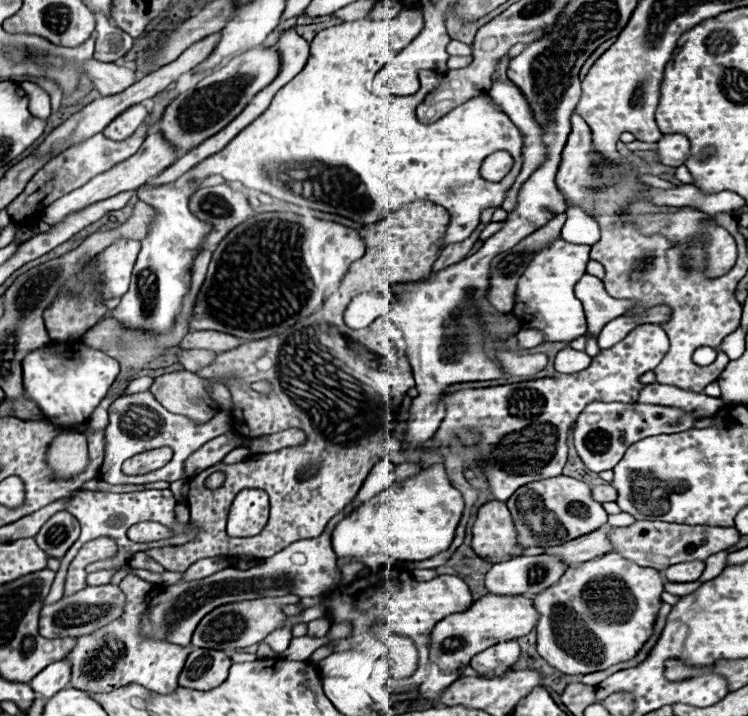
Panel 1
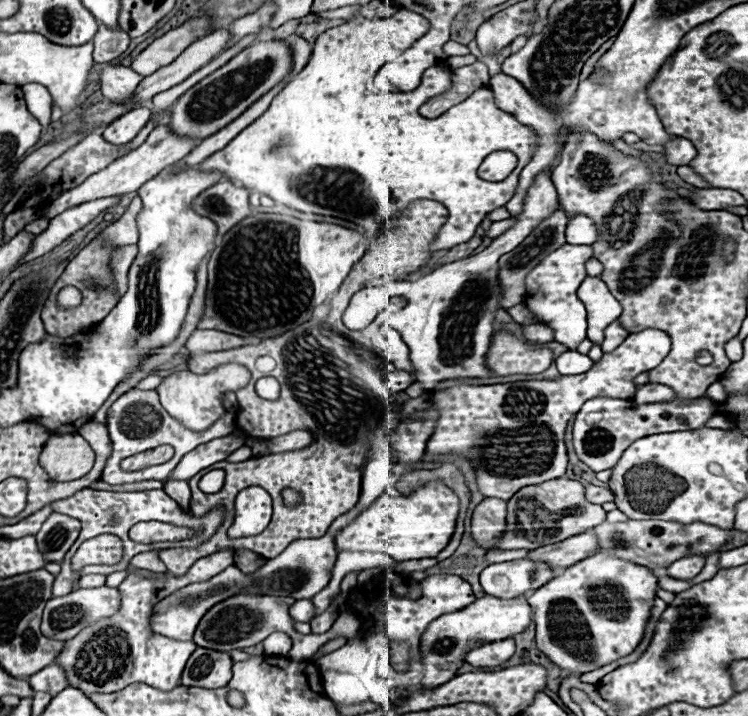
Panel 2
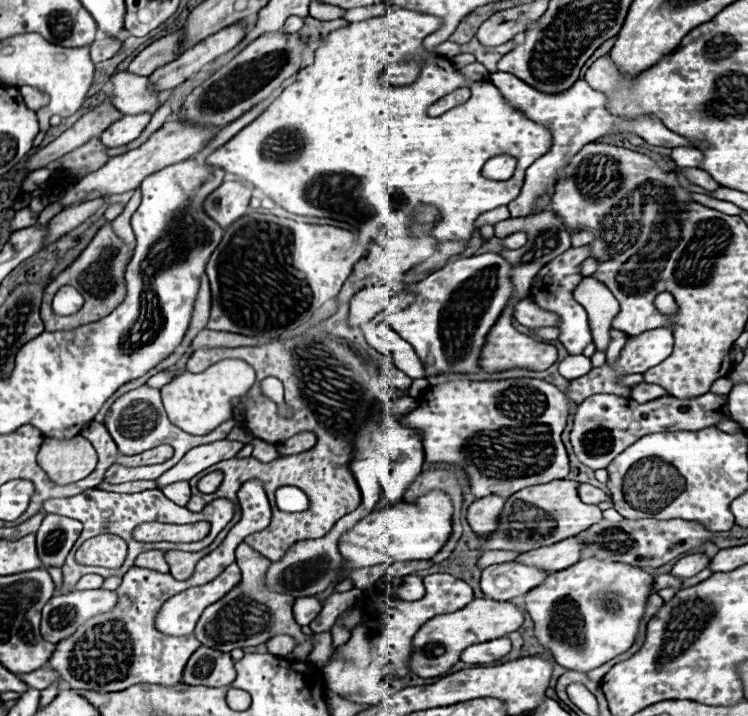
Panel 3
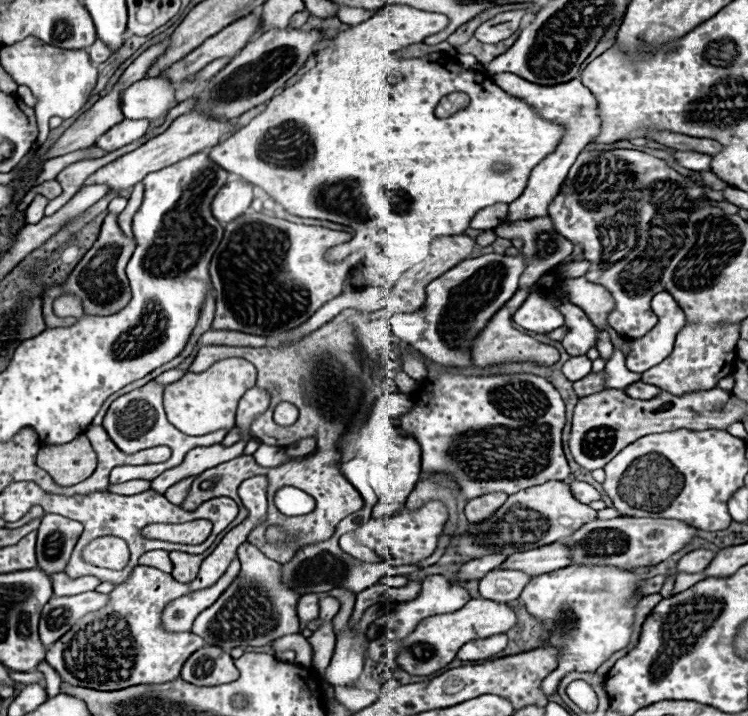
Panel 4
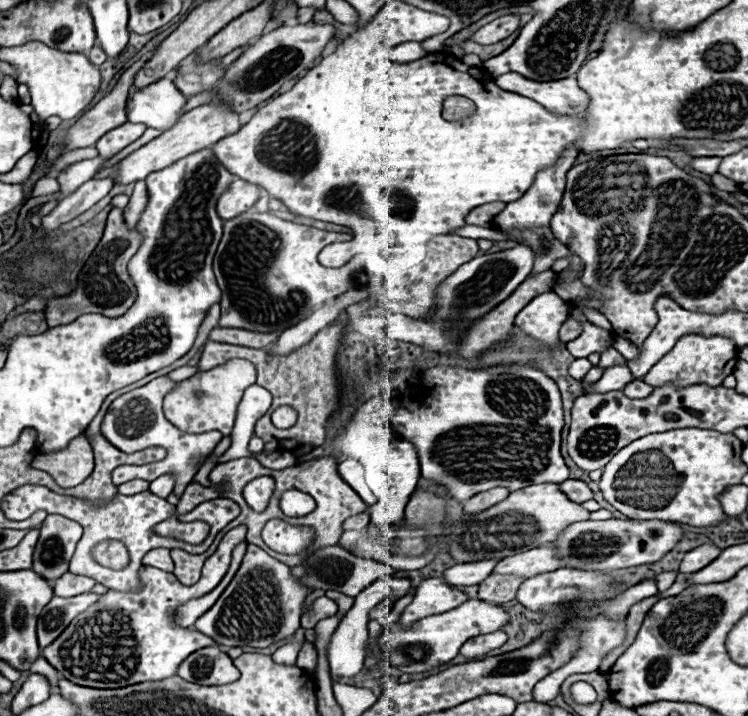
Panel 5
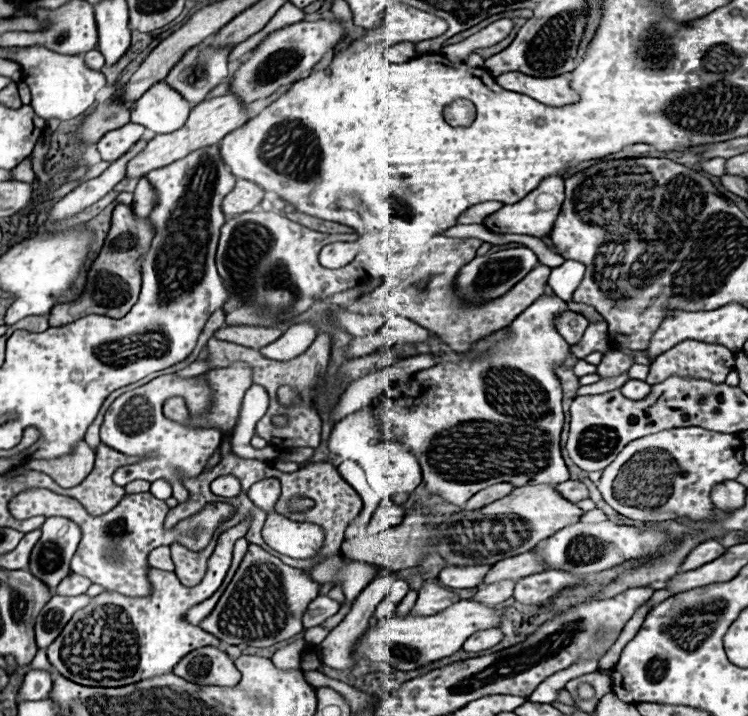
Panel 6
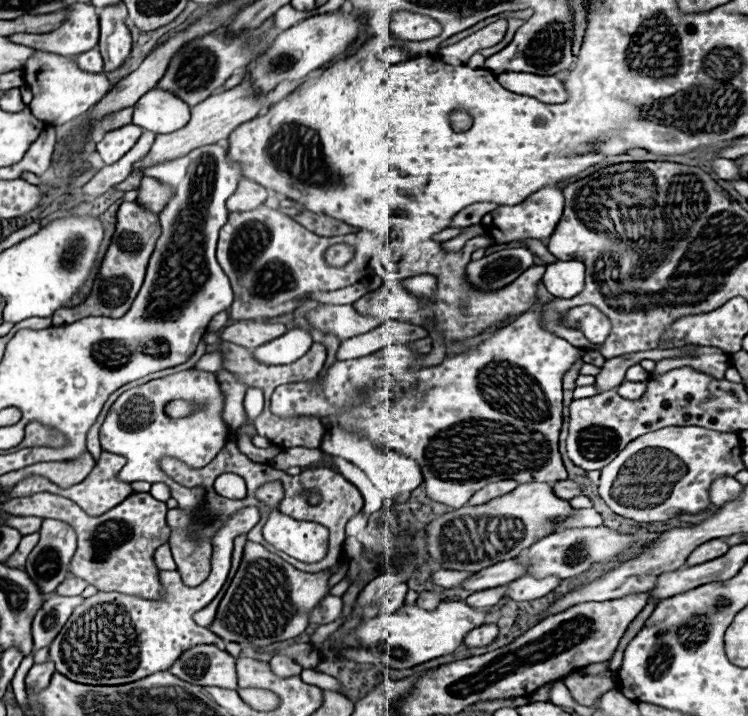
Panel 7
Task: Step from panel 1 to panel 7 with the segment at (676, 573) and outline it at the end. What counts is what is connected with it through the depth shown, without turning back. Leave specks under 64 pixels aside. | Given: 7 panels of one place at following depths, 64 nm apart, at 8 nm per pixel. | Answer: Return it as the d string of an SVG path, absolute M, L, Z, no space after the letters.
M714 538L714 540L710 540L710 542L704 542L700 548L696 548L694 552L692 552L692 556L686 560L686 566L694 566L694 564L702 564L702 562L706 562L706 560L714 560L714 558L720 558L720 556L724 556L726 552L728 552L728 544L726 544L726 540L722 540L722 538Z

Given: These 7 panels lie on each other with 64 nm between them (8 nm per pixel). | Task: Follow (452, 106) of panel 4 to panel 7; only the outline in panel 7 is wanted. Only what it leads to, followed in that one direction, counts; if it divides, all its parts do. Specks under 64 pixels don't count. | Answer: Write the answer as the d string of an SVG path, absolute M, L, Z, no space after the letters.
M454 112L452 114L452 128L454 130L468 130L472 124L472 118L464 112Z

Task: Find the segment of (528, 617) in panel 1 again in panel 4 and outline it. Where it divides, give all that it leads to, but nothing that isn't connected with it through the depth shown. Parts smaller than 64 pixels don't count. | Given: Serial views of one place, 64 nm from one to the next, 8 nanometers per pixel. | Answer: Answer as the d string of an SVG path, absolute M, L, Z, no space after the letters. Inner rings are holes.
M472 598L456 612L424 618L416 626L416 630L402 640L402 650L396 658L396 664L408 674L428 676L428 674L448 666L466 642L478 640L478 638L488 638L494 634L504 634L514 624L516 624L516 614L512 612L512 608L508 604L496 604L496 602L490 602L484 598ZM474 630L476 630L476 634L474 634Z

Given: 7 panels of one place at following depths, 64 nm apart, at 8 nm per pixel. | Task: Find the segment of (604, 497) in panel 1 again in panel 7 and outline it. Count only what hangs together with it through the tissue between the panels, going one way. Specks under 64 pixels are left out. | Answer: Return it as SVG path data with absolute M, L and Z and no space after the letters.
M560 480L558 484L554 484L554 494L556 494L558 498L562 498L562 500L570 500L570 498L582 494L582 490L580 490L580 486L578 486L576 482L572 482L572 480Z

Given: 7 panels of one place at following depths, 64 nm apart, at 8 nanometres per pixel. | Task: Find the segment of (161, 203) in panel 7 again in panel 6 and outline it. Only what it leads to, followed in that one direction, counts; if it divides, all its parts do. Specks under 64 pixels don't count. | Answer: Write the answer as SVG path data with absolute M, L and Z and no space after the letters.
M140 178L138 186L134 190L134 202L132 202L134 214L144 218L156 208L156 204L158 204L158 194L156 194L154 186L146 178Z

